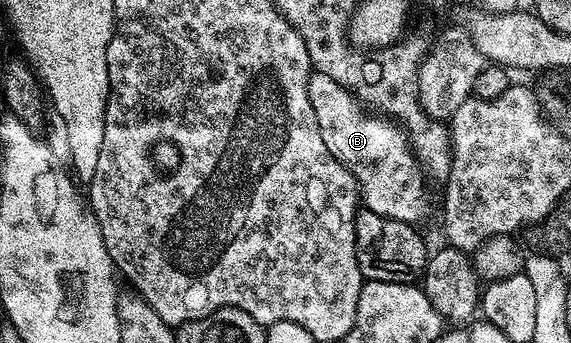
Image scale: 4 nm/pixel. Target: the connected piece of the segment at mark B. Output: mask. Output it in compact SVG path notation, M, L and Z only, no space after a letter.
M313 71L308 78L308 97L310 106L314 106L314 118L318 118L318 130L322 130L322 142L350 170L363 207L374 214L415 225L424 208L426 178L416 163L404 129L391 119L365 110L330 74Z

